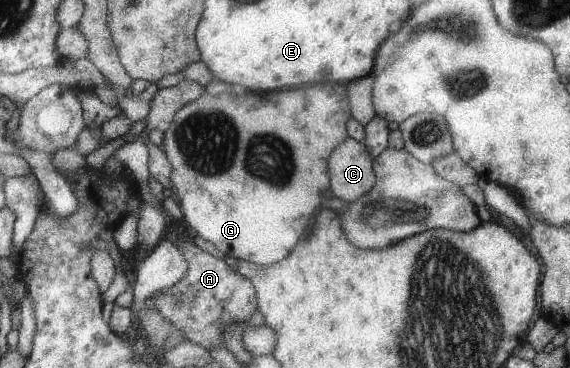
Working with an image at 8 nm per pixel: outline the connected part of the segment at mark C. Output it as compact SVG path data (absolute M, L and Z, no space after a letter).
M349 137L333 152L329 163L330 190L347 203L367 194L377 182L374 160L365 143Z

